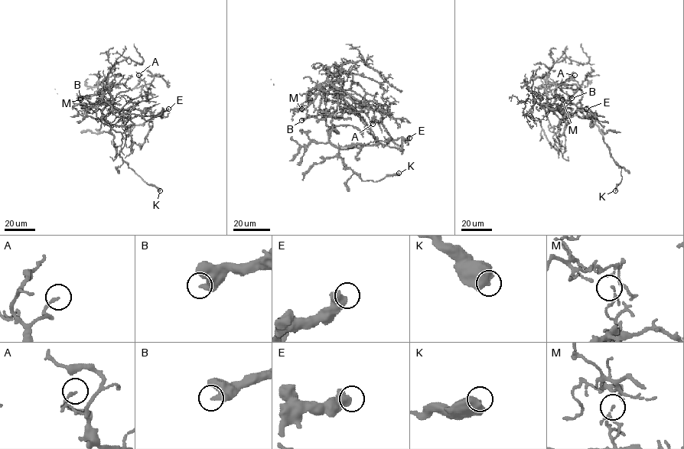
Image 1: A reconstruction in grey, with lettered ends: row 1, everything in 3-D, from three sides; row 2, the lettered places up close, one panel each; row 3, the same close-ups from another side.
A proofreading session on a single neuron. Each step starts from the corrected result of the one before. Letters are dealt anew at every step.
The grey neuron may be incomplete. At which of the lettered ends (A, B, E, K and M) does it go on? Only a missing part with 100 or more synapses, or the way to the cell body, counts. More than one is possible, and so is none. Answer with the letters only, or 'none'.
none

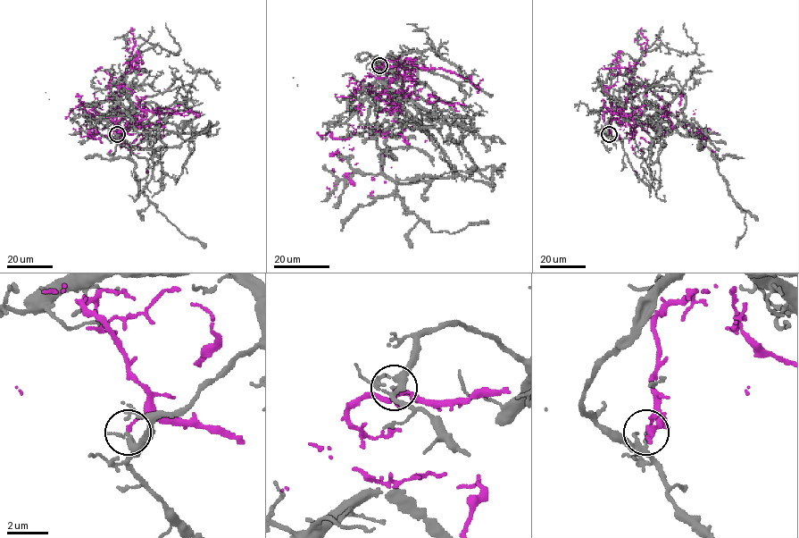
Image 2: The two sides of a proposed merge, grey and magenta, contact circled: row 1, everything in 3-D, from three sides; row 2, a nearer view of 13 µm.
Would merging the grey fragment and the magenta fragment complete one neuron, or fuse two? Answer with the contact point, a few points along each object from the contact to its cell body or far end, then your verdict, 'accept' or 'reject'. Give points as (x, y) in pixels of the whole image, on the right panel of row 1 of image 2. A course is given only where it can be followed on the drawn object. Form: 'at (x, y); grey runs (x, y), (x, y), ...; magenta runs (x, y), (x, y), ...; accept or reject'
at (609, 134); grey runs (609, 134), (603, 127), (631, 85), (675, 85), (686, 98), (677, 118), (710, 149), (745, 214), (736, 247); magenta runs (609, 133), (611, 120), (625, 123), (604, 107), (604, 86), (637, 76), (647, 43), (635, 39); reject

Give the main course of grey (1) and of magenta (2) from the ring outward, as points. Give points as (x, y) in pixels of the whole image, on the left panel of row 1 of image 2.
1: (117, 134), (133, 112), (110, 84), (129, 98), (118, 135), (129, 146), (139, 189), (205, 247)
2: (117, 133), (112, 119), (135, 123), (147, 109), (131, 90), (107, 86), (121, 76), (135, 45), (129, 39)

